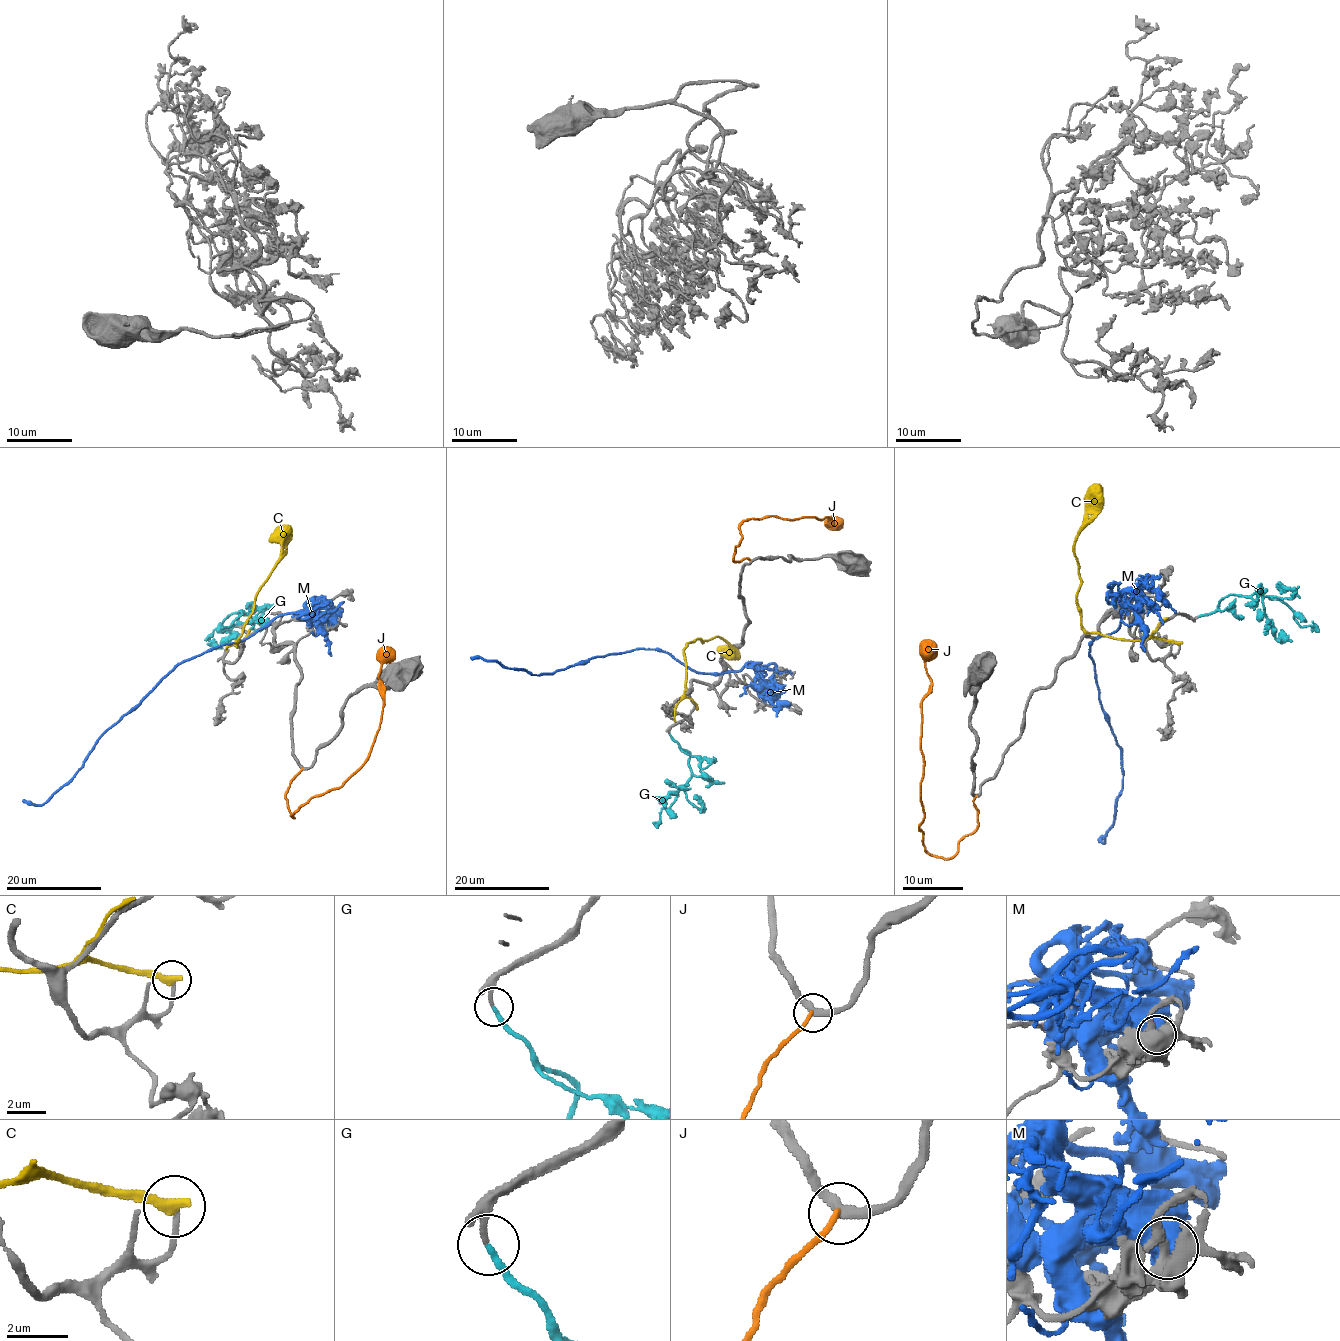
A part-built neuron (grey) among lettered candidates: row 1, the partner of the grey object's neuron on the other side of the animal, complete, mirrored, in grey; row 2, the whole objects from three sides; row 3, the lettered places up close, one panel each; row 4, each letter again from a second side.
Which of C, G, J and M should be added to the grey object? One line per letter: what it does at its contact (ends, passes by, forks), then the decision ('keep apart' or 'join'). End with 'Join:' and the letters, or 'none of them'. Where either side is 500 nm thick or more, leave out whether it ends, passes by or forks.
C: it ends there; keep apart
G: it ends there; join
J: it ends there; keep apart
M: keep apart
Join: G

